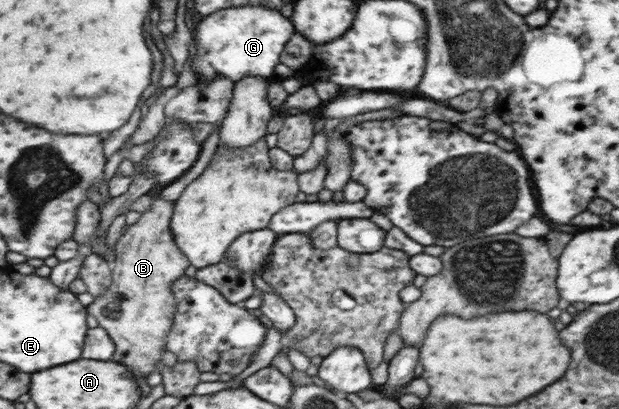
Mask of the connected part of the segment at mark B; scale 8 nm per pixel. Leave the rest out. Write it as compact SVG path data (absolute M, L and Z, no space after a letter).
M153 196L150 209L142 212L140 218L125 230L125 234L117 243L116 262L113 266L113 283L110 289L94 298L88 305L89 314L94 316L98 326L105 328L117 349L112 361L128 366L137 378L146 379L152 370L156 370L156 362L162 358L162 350L168 341L168 334L173 326L173 319L177 314L177 299L172 291L174 281L180 280L184 269L189 265L189 259L174 242L171 230L173 216L173 202Z

